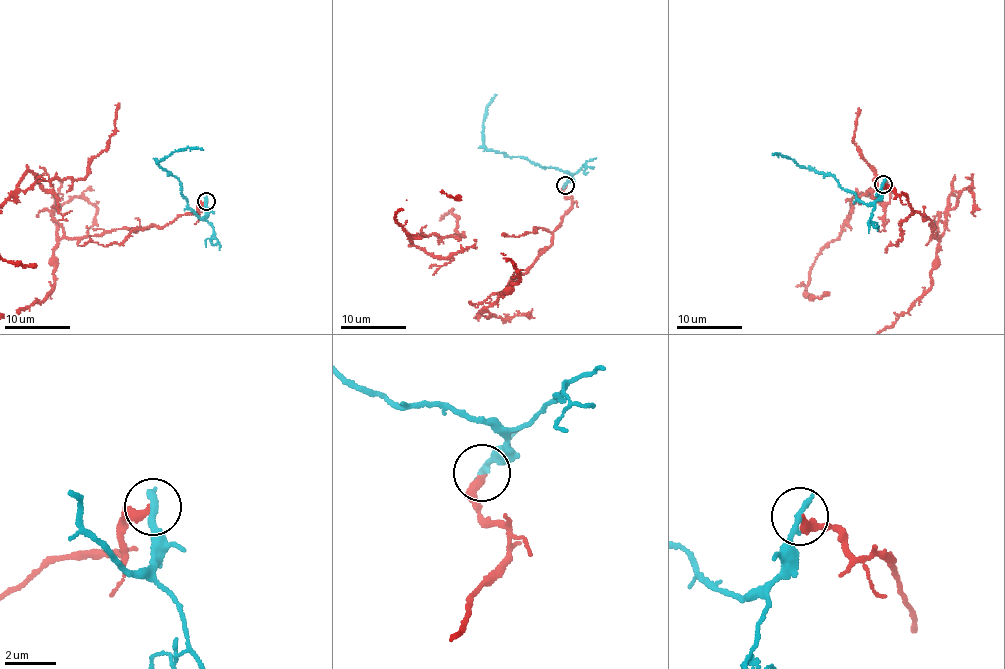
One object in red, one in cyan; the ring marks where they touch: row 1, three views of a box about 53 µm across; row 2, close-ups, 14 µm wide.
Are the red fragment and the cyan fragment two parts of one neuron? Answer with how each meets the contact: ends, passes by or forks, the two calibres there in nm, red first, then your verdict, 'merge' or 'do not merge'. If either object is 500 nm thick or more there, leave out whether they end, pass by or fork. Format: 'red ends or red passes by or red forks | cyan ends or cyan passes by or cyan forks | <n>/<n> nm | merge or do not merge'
red ends | cyan ends | 280/320 nm | do not merge

